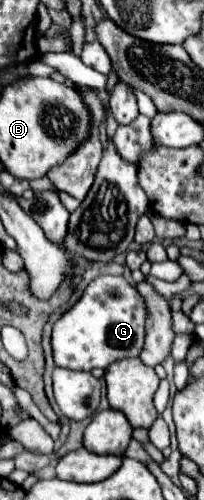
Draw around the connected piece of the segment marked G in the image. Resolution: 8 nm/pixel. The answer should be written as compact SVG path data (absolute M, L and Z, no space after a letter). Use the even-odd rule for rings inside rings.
M96 276L86 286L82 298L54 324L52 348L56 366L92 370L106 368L114 360L126 356L140 356L146 340L144 316L144 296L140 296L134 286L130 286L122 276ZM110 288L118 290L120 296L112 298L108 294Z

